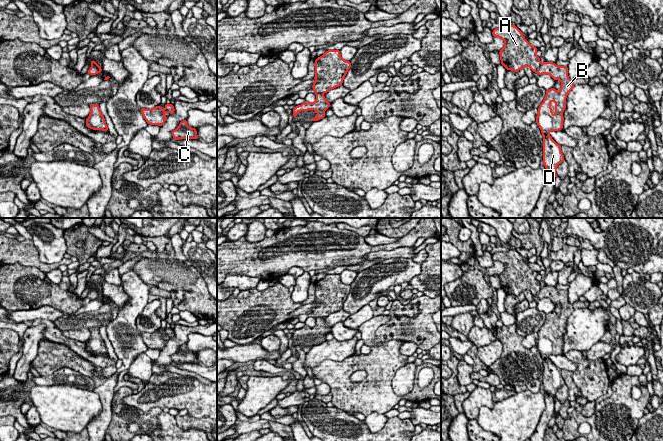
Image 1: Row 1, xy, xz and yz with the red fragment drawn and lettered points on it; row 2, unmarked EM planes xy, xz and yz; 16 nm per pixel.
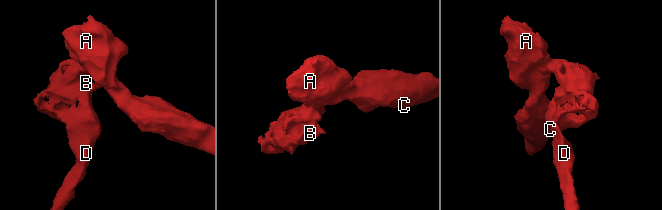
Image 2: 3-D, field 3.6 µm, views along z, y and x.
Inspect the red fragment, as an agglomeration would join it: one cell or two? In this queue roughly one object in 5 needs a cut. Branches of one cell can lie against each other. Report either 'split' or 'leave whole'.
split

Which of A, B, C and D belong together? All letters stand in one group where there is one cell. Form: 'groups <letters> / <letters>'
groups A C / B D

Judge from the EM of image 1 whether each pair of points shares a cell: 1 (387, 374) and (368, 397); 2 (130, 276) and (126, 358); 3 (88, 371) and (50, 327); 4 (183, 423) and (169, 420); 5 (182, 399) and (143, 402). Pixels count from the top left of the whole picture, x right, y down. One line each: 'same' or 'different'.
1: same
2: same
3: different
4: different
5: same

